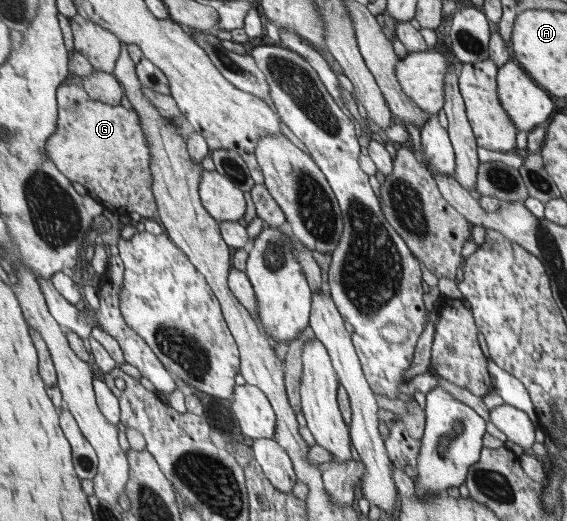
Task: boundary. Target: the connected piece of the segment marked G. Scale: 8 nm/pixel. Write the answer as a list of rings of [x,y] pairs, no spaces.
[[[63,84],[57,92],[59,98],[59,119],[57,131],[48,140],[46,151],[71,181],[78,182],[88,191],[90,197],[105,205],[105,208],[116,210],[127,217],[130,212],[137,212],[144,219],[150,219],[158,212],[157,197],[154,194],[153,154],[150,151],[149,137],[145,135],[141,116],[135,108],[106,104],[94,100],[86,89],[78,85]]]

